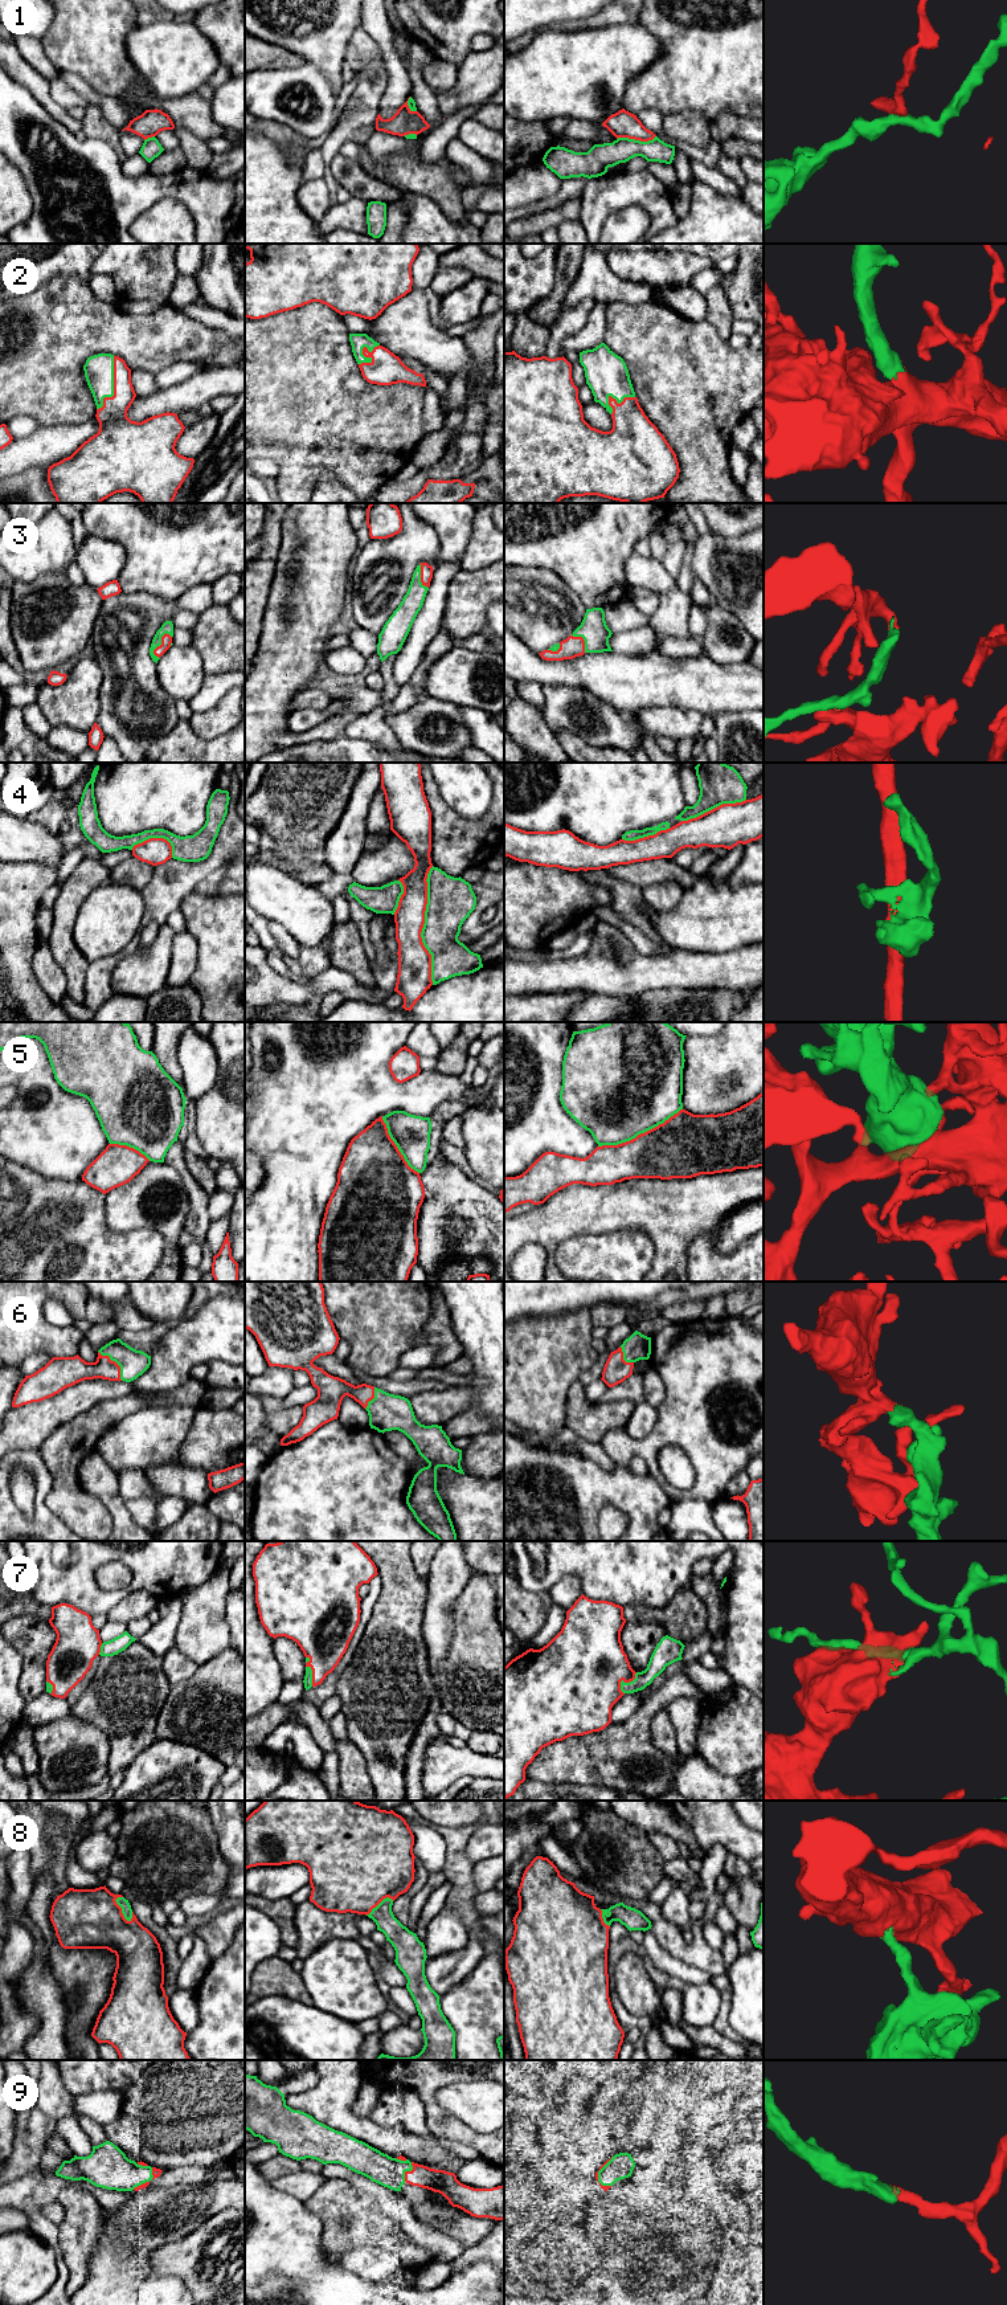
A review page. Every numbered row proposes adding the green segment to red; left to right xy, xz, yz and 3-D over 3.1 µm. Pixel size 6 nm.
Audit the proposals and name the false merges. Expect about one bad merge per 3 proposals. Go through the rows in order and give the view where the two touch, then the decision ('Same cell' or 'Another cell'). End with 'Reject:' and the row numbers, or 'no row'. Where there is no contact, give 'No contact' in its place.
1: Touches red in yz. Another cell
2: Touches red in xy. Same cell
3: Touches red in xy. Same cell
4: Touches red in xz. Another cell
5: Touches red in yz. Same cell
6: Touches red in xy. Same cell
7: Touches red in yz. Same cell
8: Touches red in xy. Same cell
9: Touches red in xz. Same cell
Reject: 1, 4

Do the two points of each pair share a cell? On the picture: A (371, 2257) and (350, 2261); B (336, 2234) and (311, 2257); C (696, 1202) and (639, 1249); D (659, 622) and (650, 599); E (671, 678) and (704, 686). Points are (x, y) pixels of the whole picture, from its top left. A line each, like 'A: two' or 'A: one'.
A: one
B: two
C: two
D: two
E: one

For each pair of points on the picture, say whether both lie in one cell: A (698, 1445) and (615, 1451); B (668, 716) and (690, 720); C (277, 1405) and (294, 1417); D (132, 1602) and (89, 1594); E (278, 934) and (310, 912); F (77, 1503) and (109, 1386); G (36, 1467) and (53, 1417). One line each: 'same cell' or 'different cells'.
A: same cell
B: same cell
C: same cell
D: different cells
E: different cells
F: different cells
G: different cells

